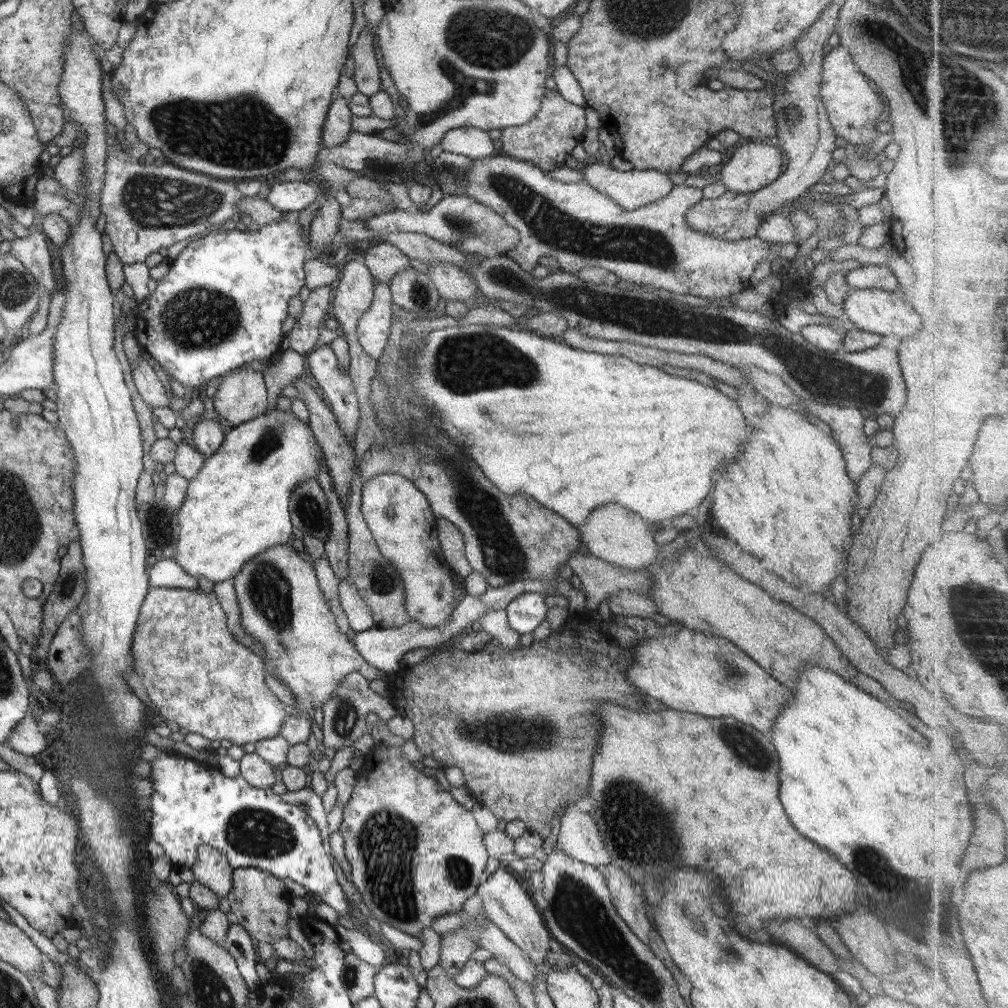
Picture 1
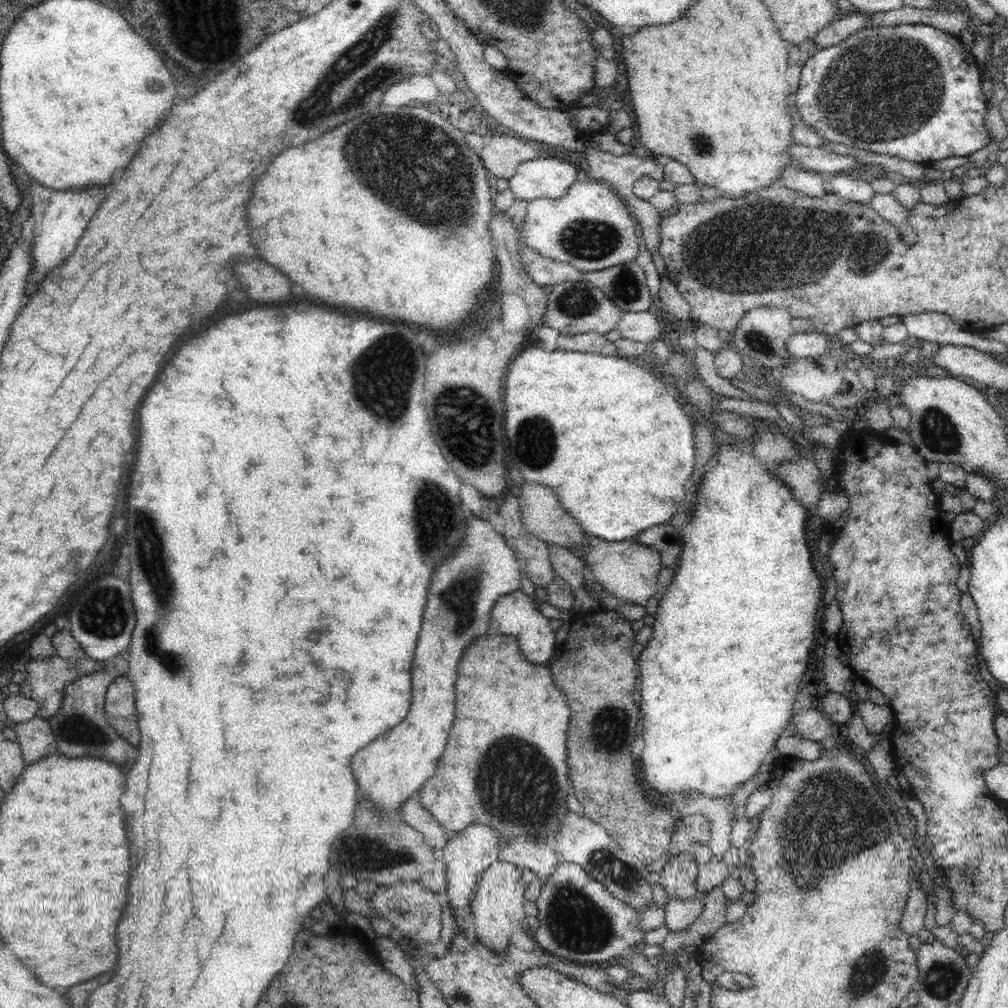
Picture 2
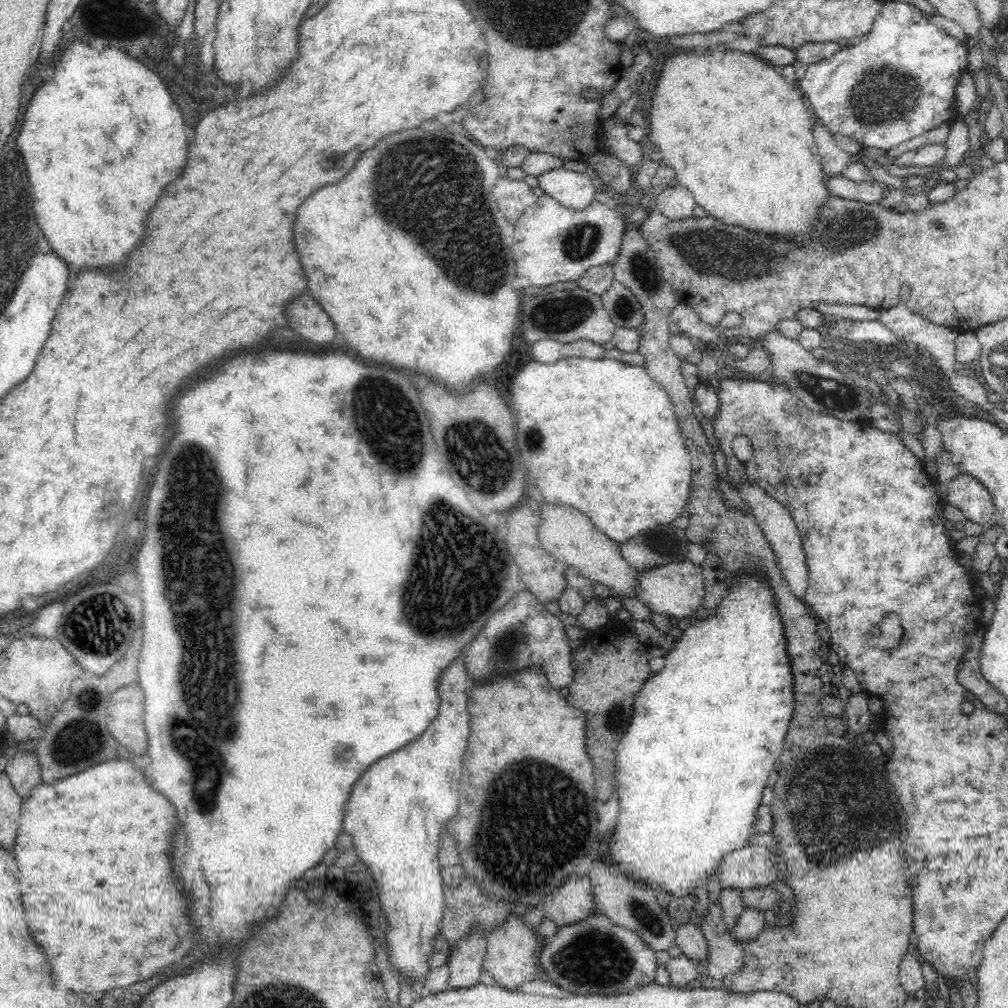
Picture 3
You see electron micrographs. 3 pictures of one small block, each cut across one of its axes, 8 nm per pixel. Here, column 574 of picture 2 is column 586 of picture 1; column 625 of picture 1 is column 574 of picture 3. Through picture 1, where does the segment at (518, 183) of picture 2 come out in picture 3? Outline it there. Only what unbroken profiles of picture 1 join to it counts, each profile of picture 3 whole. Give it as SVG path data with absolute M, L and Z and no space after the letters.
M560 167L537 176L538 192L550 195L566 208L586 210L596 201L593 176Z

